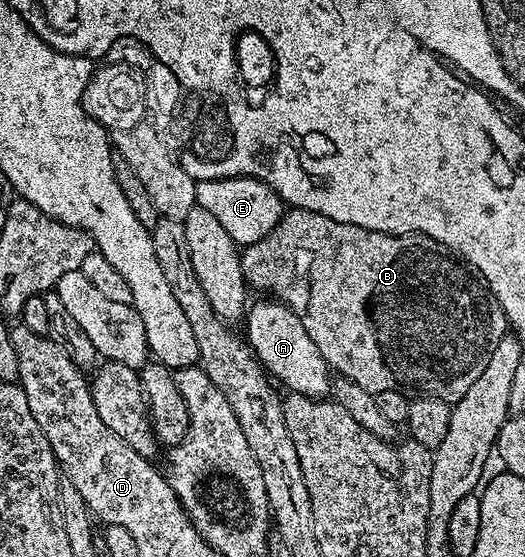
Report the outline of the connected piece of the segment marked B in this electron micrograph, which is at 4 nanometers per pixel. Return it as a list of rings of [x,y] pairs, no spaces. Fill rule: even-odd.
[[[288,209],[279,223],[263,239],[242,247],[239,263],[243,269],[243,281],[252,291],[268,290],[272,299],[278,300],[292,310],[301,320],[305,332],[309,332],[309,340],[317,344],[317,352],[327,361],[328,367],[336,375],[353,380],[353,384],[365,388],[365,392],[377,394],[399,390],[408,396],[436,398],[455,403],[469,392],[469,388],[481,376],[485,364],[489,364],[489,356],[493,356],[493,348],[508,333],[507,317],[501,304],[493,296],[482,274],[464,262],[459,255],[453,253],[445,244],[433,240],[424,234],[386,234],[369,228],[361,228],[357,224],[341,224],[341,220],[329,220],[329,216],[321,216],[321,212]]]

